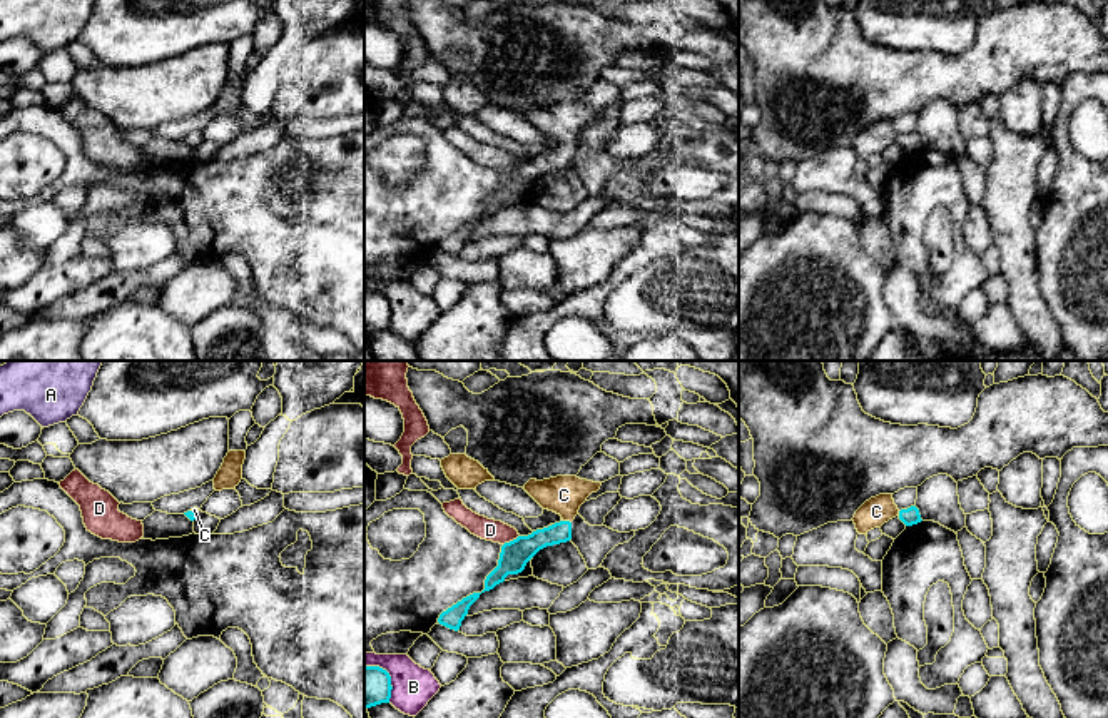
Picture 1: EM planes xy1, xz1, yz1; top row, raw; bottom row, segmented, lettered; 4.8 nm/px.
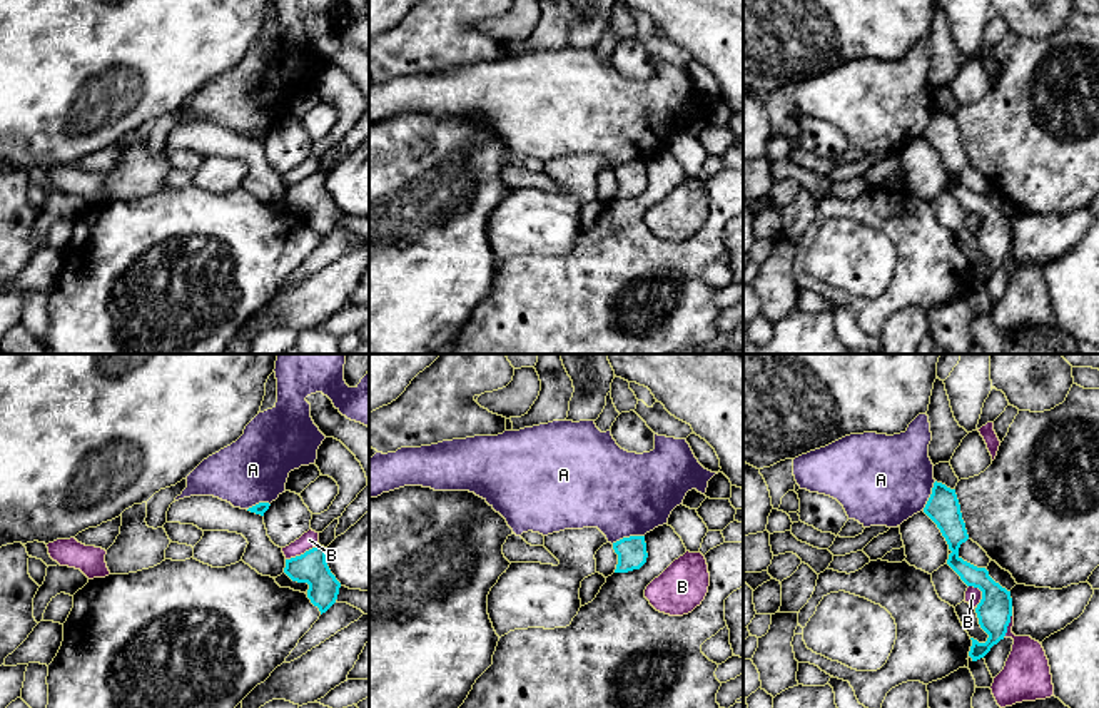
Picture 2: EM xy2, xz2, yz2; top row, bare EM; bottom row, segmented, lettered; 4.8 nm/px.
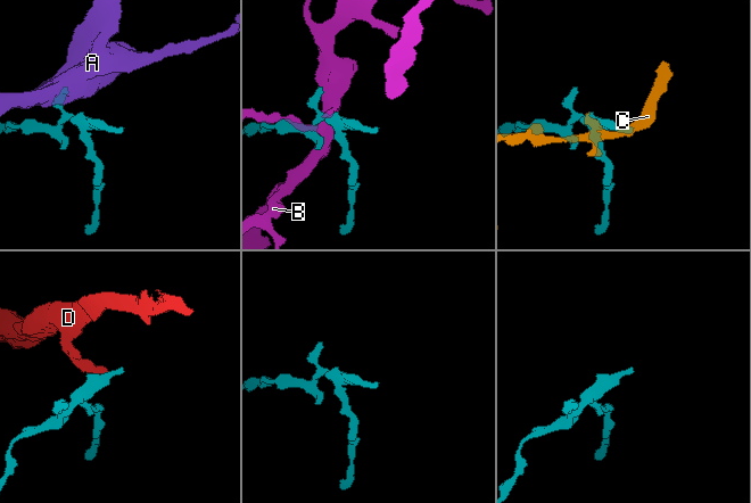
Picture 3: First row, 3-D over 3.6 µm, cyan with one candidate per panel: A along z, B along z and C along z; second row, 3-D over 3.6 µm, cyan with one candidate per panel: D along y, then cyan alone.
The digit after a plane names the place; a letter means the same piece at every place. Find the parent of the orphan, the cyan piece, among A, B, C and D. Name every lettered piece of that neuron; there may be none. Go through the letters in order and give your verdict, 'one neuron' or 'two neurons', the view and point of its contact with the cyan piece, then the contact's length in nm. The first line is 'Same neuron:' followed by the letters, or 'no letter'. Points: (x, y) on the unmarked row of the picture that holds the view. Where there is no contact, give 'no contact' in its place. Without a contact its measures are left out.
Same neuron: C
A: two neurons; meets cyan in xz2 at (627, 164); contact 170 nm long
B: two neurons; meets cyan in xy2 at (304, 179); contact 180 nm long
C: one neuron; meets cyan in xz1 at (567, 147); contact 40 nm long
D: two neurons; meets cyan in xz1 at (510, 167); contact 90 nm long

